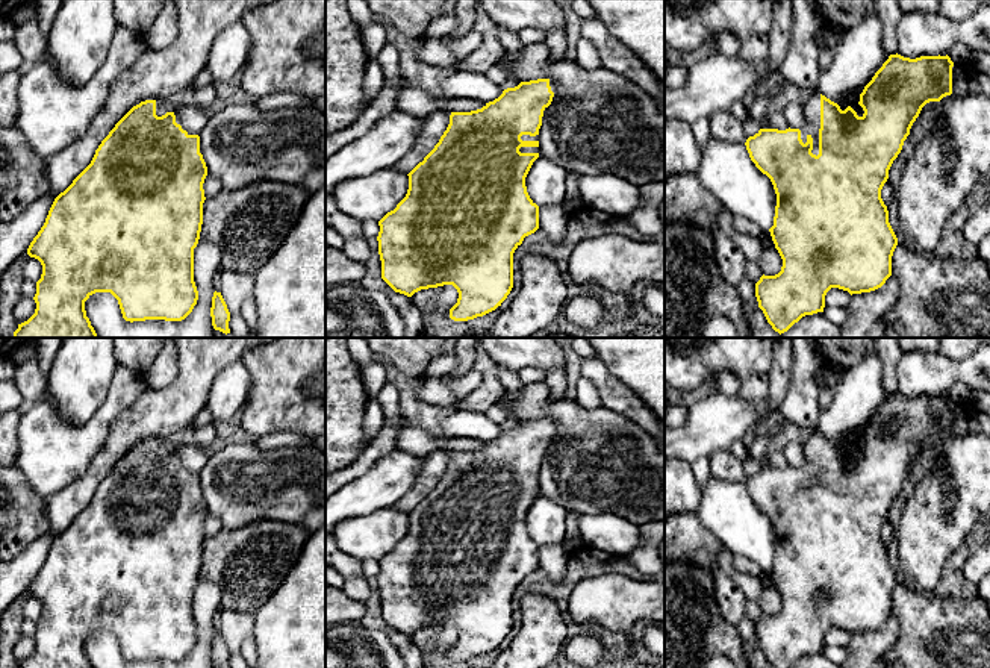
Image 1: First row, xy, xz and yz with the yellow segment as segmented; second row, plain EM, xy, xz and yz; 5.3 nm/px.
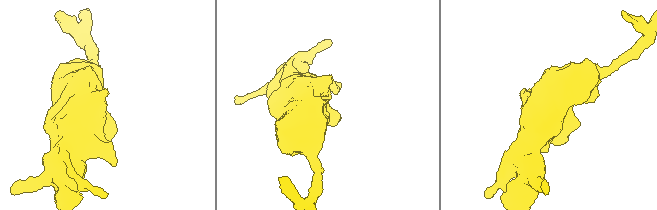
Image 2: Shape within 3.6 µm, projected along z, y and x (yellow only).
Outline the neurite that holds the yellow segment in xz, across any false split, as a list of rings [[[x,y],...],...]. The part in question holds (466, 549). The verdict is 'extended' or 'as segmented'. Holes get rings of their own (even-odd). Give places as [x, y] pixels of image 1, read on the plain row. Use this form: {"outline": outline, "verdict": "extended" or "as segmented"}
{"outline": [[[537,418],[507,427],[493,441],[471,451],[451,451],[450,464],[434,488],[409,515],[409,529],[380,560],[381,618],[400,633],[453,624],[459,638],[450,648],[454,660],[468,660],[495,650],[513,627],[513,592],[539,568],[539,545],[530,538],[525,517],[539,497],[539,468],[556,433],[556,421]]], "verdict": "extended"}

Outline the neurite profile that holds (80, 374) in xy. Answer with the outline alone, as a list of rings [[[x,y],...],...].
[[[62,338],[45,397],[64,420],[82,426],[103,404],[117,367],[112,338]]]

